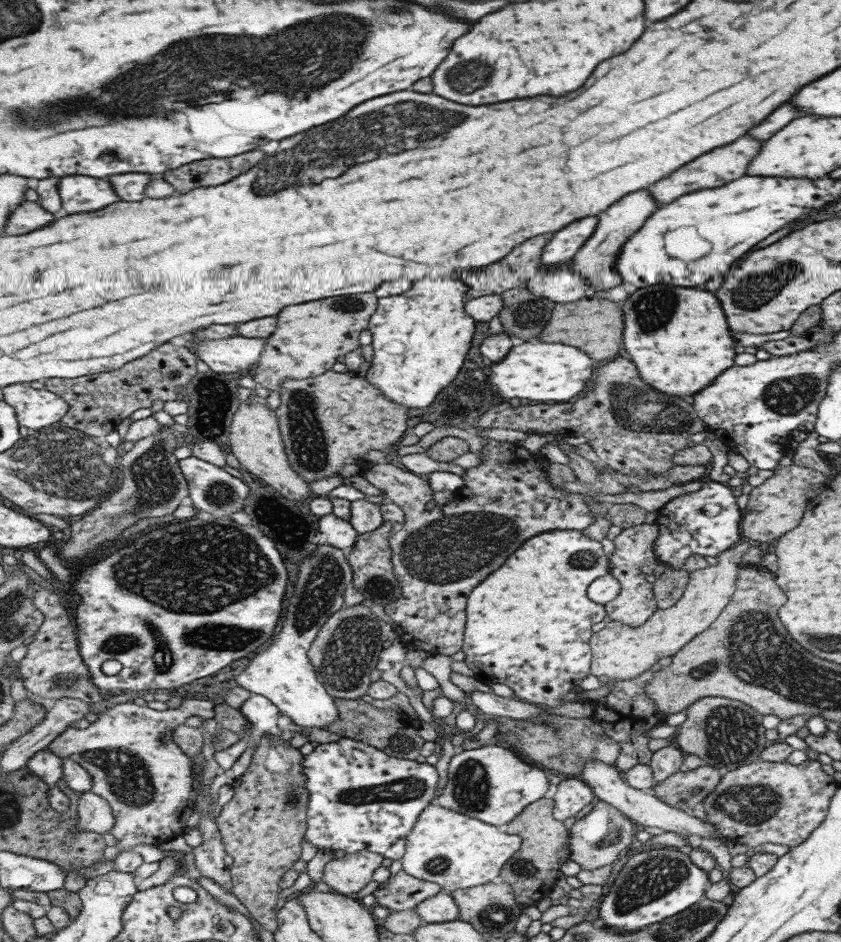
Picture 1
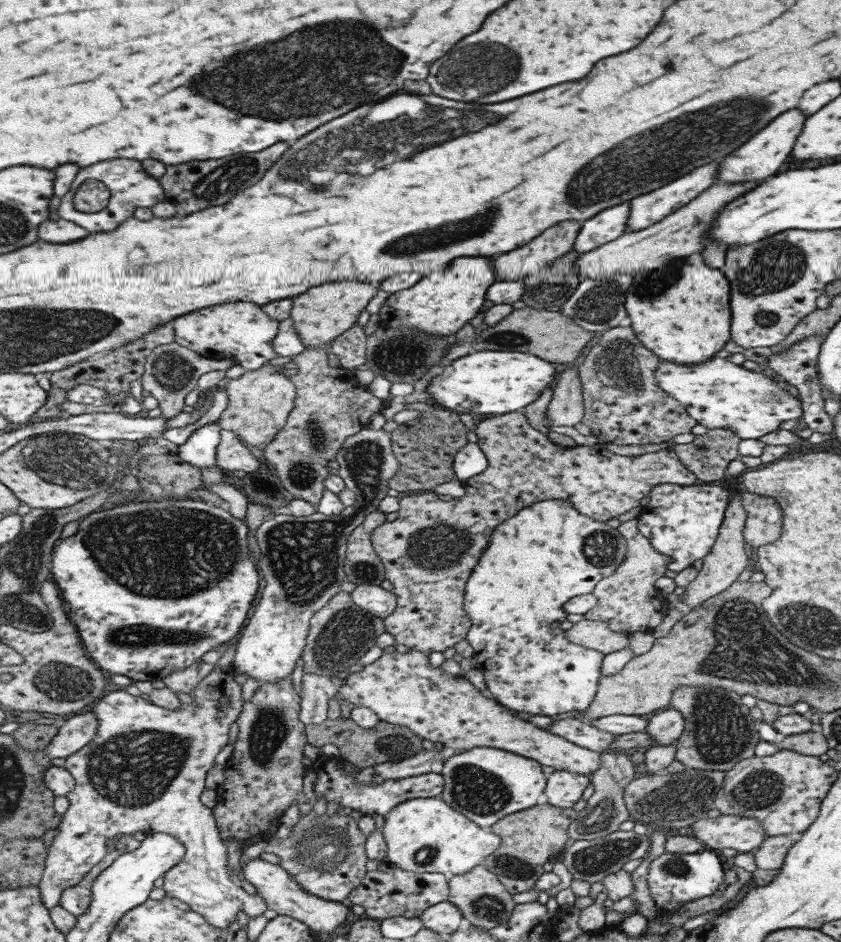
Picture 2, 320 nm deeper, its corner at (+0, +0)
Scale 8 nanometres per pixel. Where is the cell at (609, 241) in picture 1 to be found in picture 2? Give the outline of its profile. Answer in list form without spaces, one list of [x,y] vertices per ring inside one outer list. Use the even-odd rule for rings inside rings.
[[[711,162],[707,166],[699,166],[697,170],[691,170],[689,174],[661,186],[661,188],[656,188],[654,191],[651,190],[647,194],[642,194],[641,196],[634,196],[631,200],[628,201],[629,205],[629,214],[628,219],[625,225],[624,232],[633,232],[636,230],[643,230],[648,226],[659,222],[664,216],[671,214],[687,204],[689,200],[693,200],[697,194],[701,194],[703,190],[707,190],[713,182],[715,182],[715,176],[717,176],[717,162]]]

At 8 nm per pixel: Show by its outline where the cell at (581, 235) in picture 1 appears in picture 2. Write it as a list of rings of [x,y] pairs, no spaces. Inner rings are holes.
[[[617,203],[582,221],[572,250],[579,254],[589,252],[624,233],[629,214],[629,203]]]

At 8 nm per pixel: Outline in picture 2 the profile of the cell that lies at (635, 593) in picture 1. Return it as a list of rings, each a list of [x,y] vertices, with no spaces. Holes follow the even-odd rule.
[[[637,519],[623,522],[616,528],[625,537],[625,558],[621,565],[605,578],[602,578],[590,592],[596,603],[583,614],[589,621],[597,621],[607,625],[613,633],[629,635],[634,632],[650,632],[666,615],[664,600],[666,595],[655,587],[655,580],[667,572],[669,557],[653,551],[648,540],[637,530]]]

